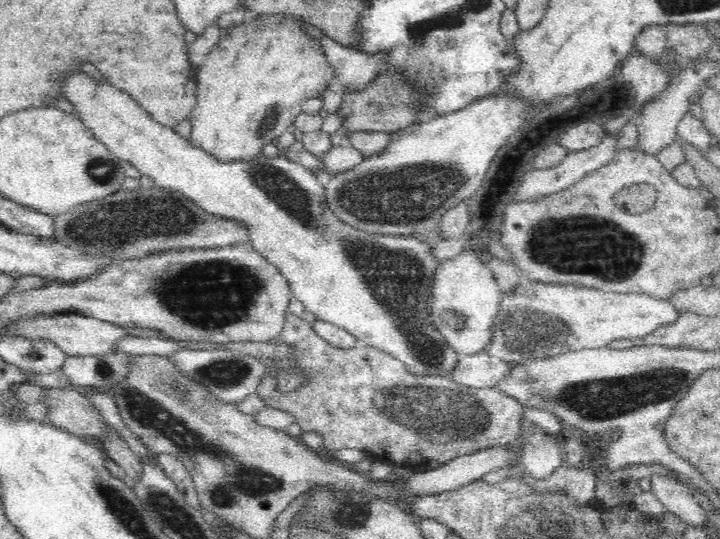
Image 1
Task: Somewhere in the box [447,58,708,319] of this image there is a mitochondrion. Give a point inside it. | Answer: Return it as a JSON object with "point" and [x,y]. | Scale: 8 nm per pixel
{"point":[604,250]}

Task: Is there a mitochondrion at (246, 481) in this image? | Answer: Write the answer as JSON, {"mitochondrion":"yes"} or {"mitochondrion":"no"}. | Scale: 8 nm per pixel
{"mitochondrion":"yes"}

